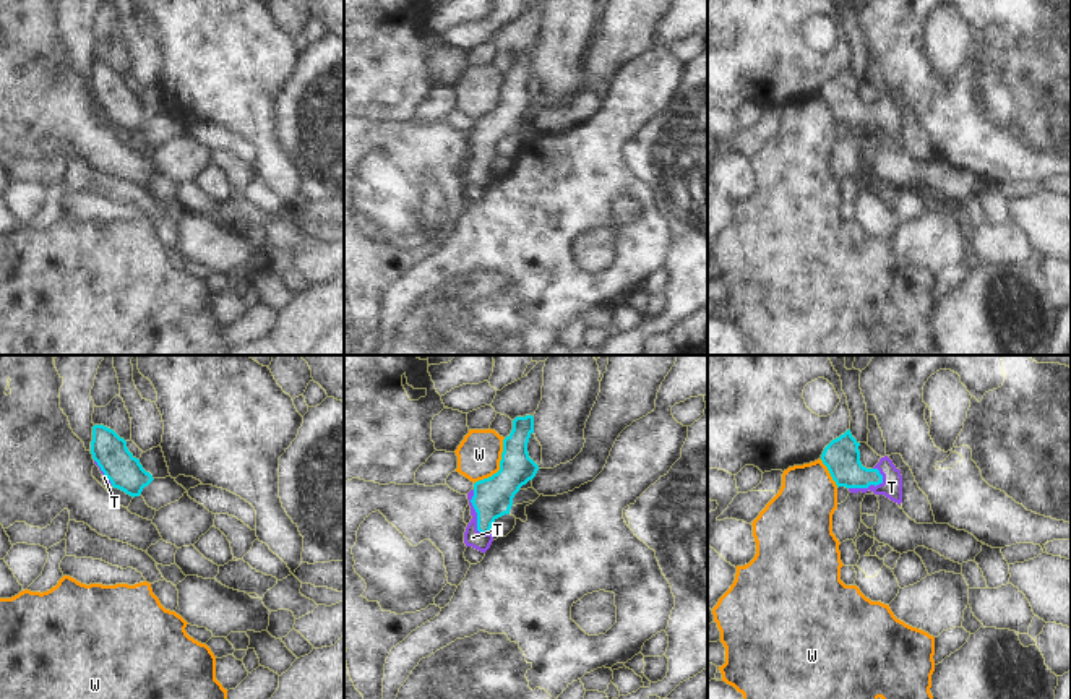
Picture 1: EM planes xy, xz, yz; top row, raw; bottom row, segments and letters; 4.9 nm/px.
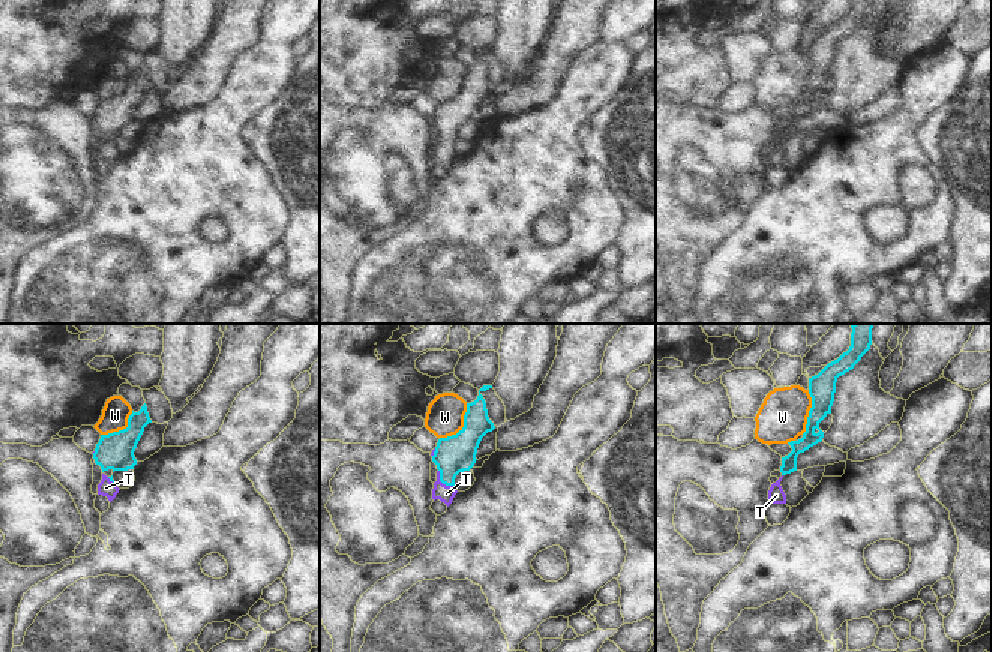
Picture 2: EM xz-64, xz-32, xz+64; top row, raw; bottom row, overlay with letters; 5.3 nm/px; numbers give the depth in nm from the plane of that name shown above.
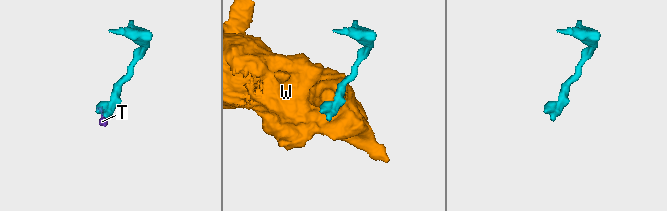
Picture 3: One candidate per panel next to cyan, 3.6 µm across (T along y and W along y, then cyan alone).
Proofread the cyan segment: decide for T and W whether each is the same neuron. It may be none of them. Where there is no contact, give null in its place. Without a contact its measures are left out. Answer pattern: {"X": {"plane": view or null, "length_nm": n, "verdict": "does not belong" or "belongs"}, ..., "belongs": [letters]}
{"T": {"plane": "xz", "length_nm": 240, "verdict": "belongs"}, "W": {"plane": "xz", "length_nm": 280, "verdict": "does not belong"}, "belongs": ["T"]}

